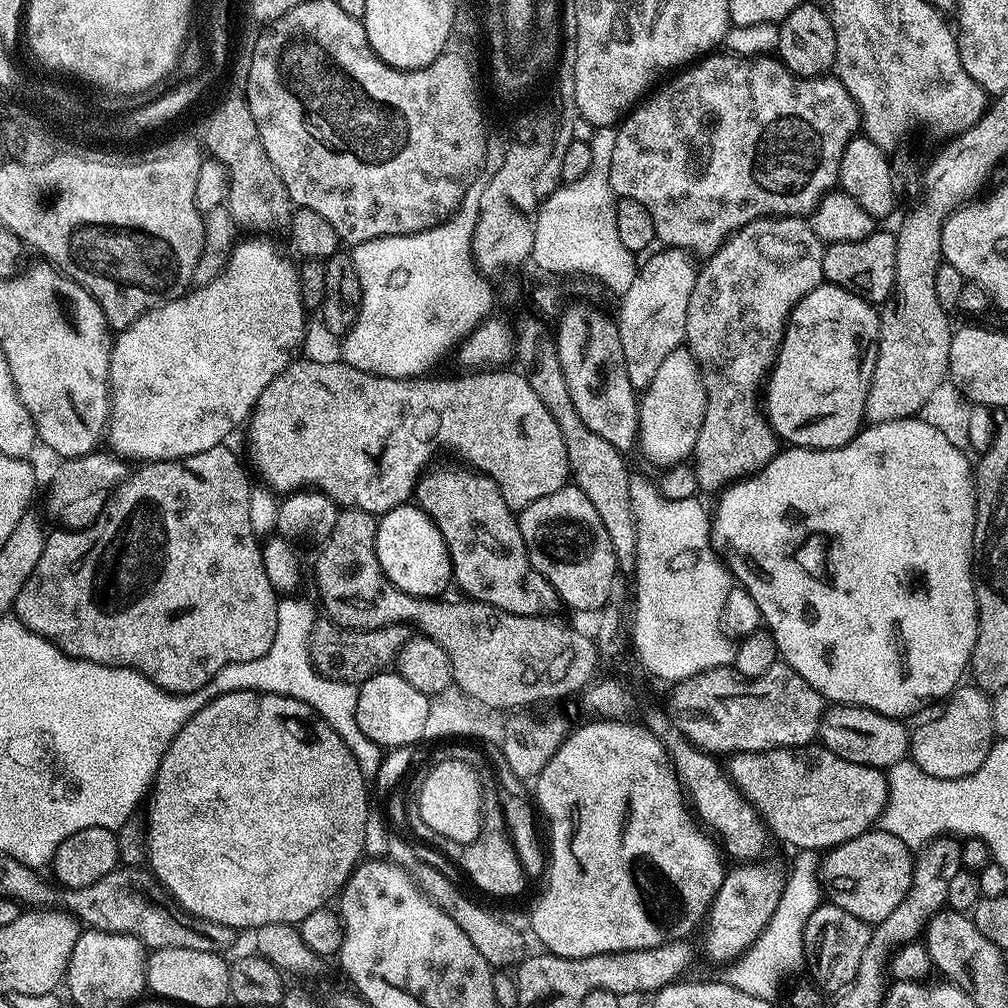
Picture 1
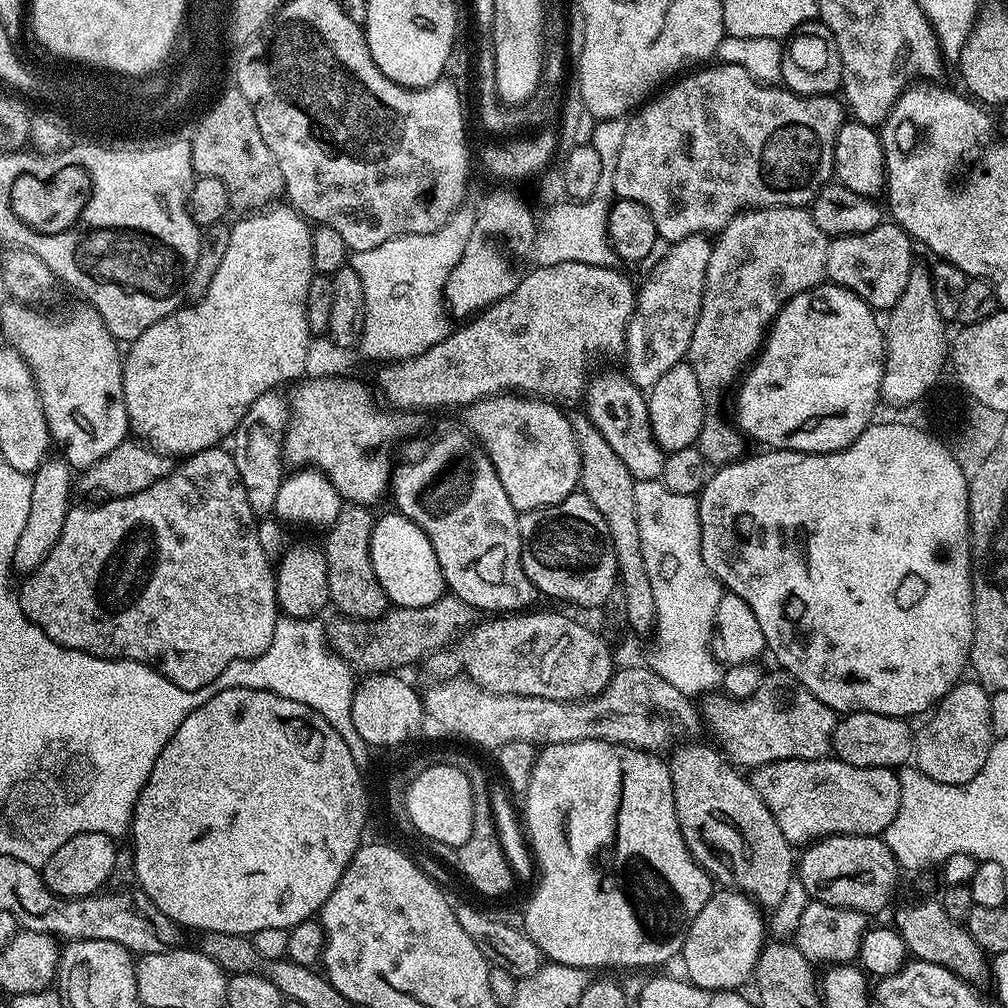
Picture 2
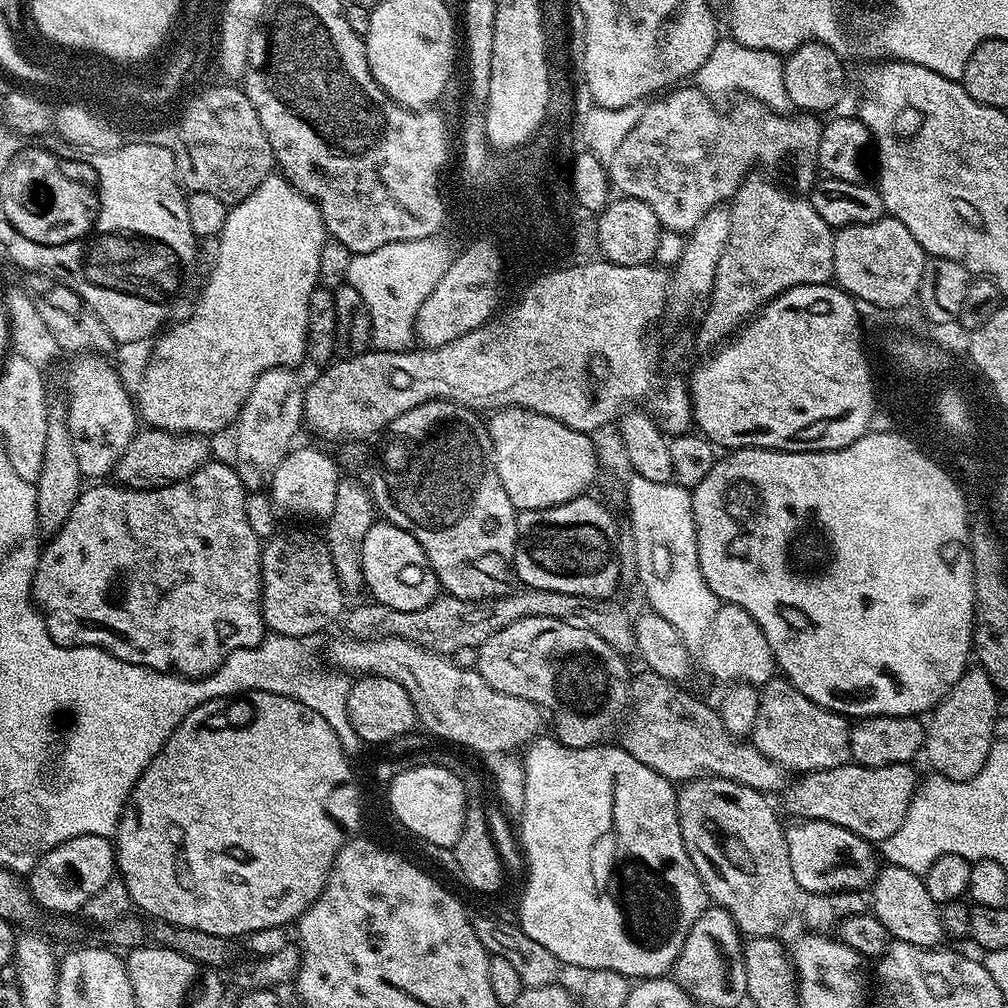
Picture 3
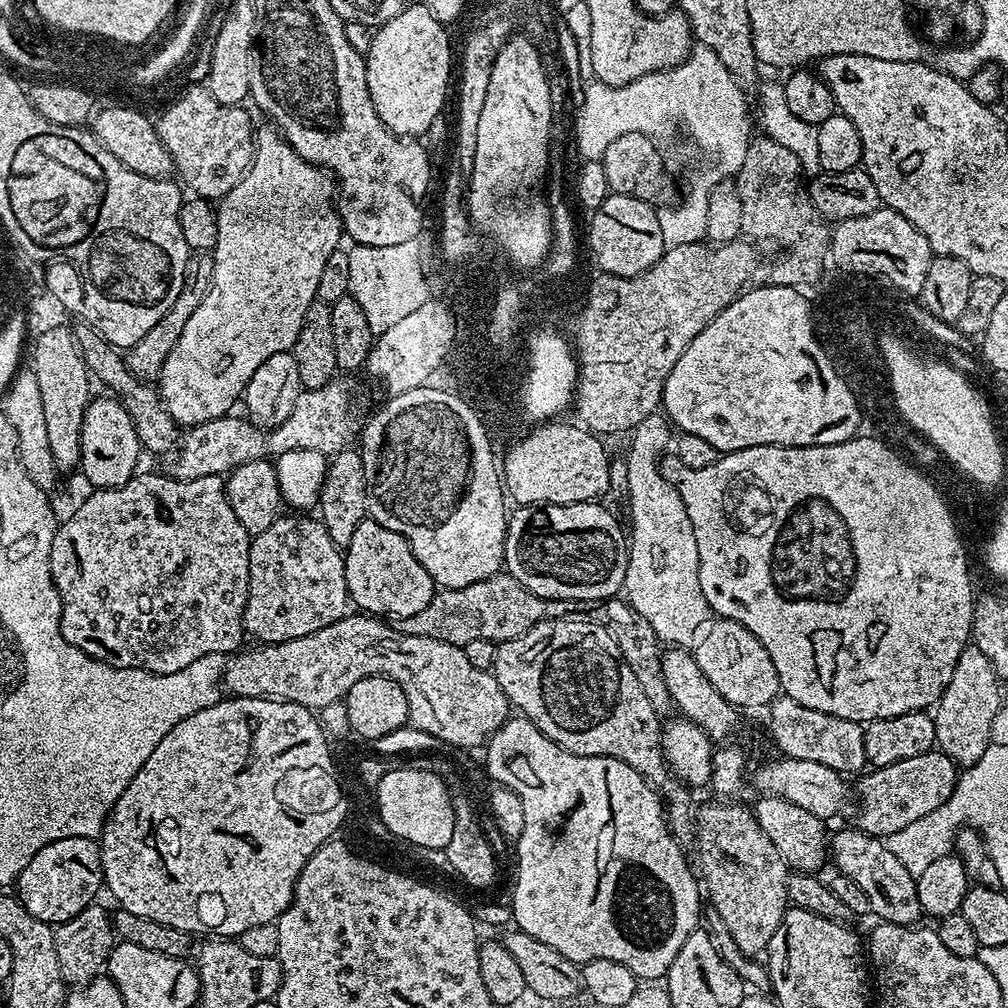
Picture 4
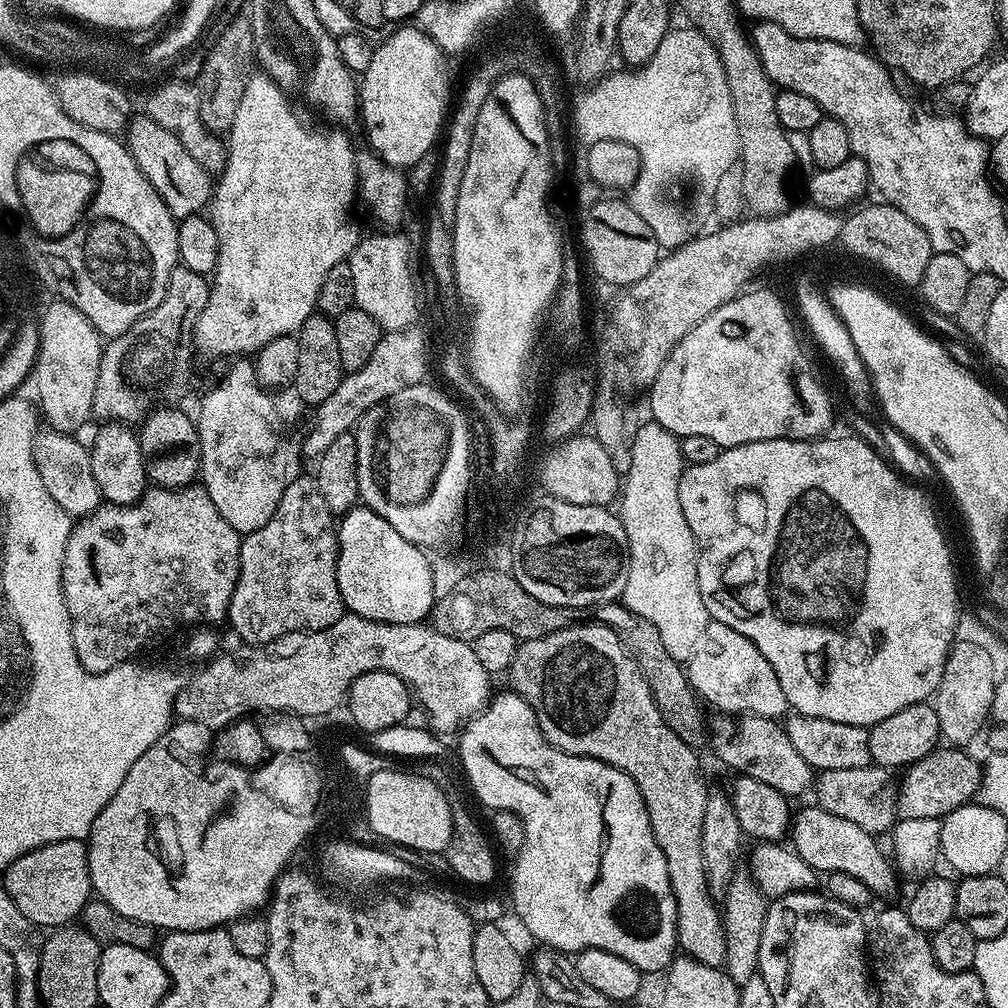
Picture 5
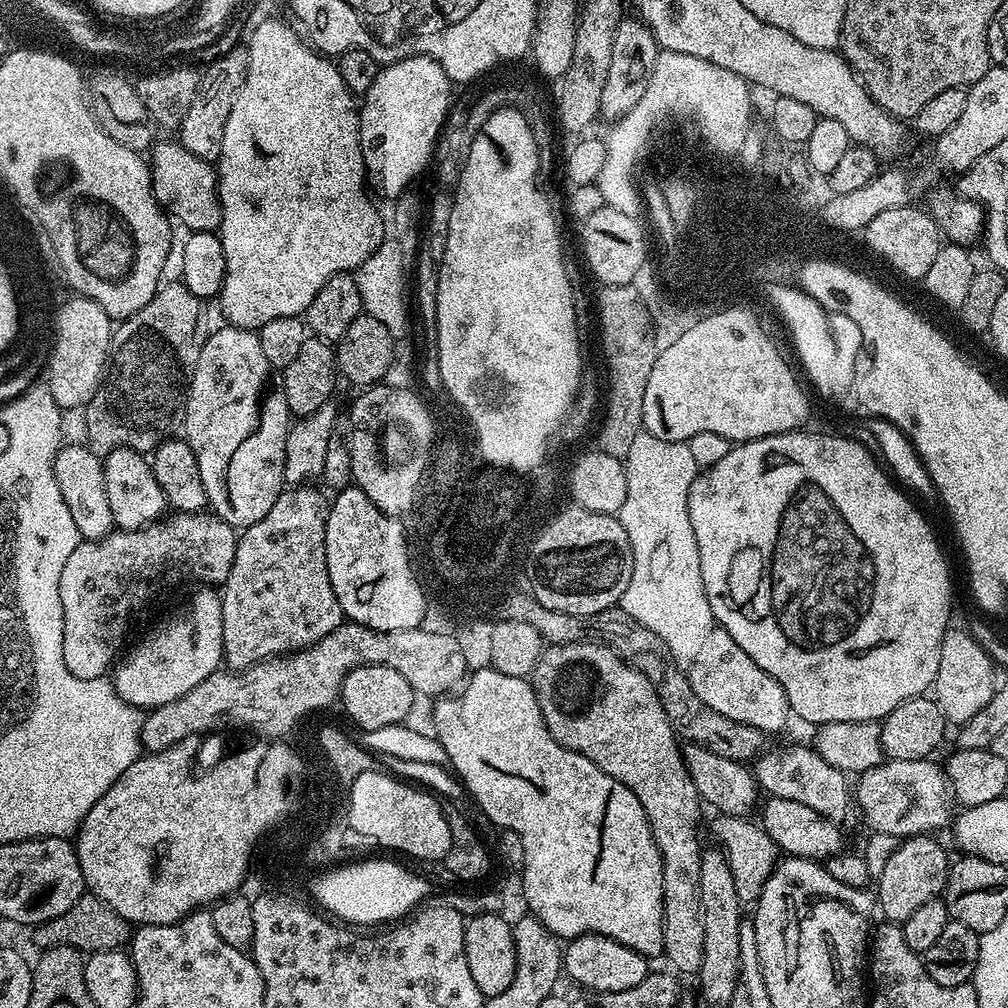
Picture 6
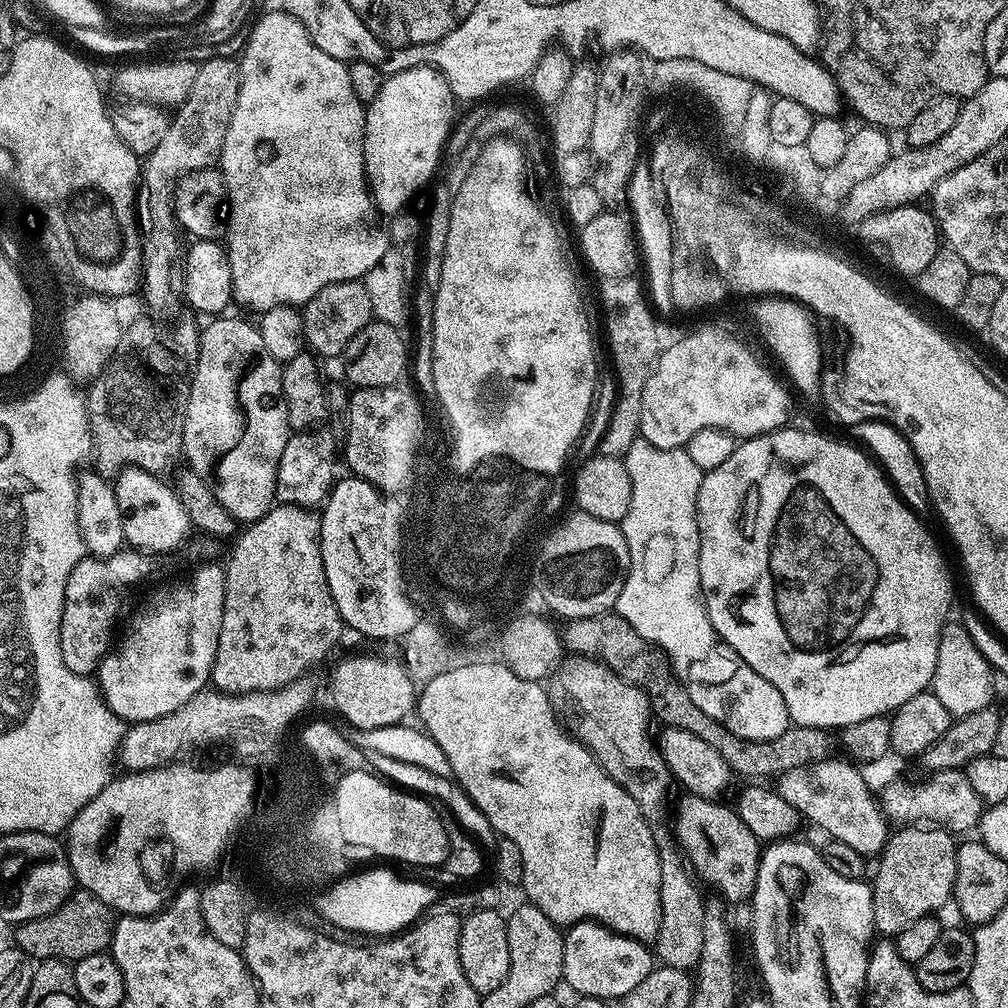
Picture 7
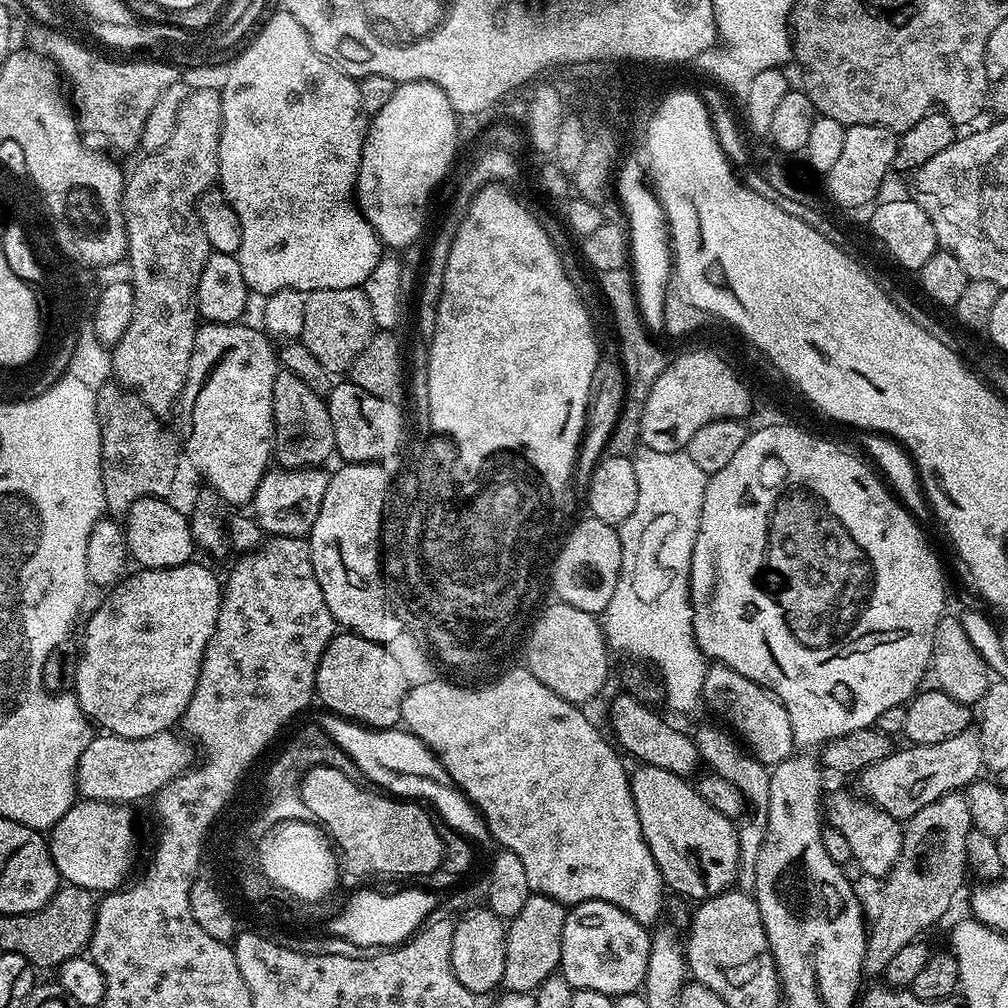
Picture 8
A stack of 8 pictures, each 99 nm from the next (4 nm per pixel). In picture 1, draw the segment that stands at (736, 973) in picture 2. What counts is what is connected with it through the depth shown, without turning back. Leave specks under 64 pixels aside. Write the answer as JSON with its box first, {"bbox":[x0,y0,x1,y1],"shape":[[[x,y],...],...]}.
{"bbox":[708,862,786,962],"shape":[[[740,862],[729,867],[724,873],[724,881],[718,894],[712,899],[708,910],[708,956],[712,960],[730,962],[740,956],[760,936],[762,930],[770,922],[774,910],[778,906],[778,898],[782,898],[782,890],[786,879],[785,873],[779,872],[772,864],[765,862]]]}

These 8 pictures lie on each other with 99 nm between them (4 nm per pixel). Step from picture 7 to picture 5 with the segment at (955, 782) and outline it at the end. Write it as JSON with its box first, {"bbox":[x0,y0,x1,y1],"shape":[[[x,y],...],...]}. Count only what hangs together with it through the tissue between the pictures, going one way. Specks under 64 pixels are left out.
{"bbox":[814,766,898,834],"shape":[[[869,766],[854,770],[826,770],[814,780],[815,803],[846,822],[862,826],[862,830],[873,834],[887,833],[898,819],[896,810],[897,781],[892,781],[893,773],[887,768]]]}

